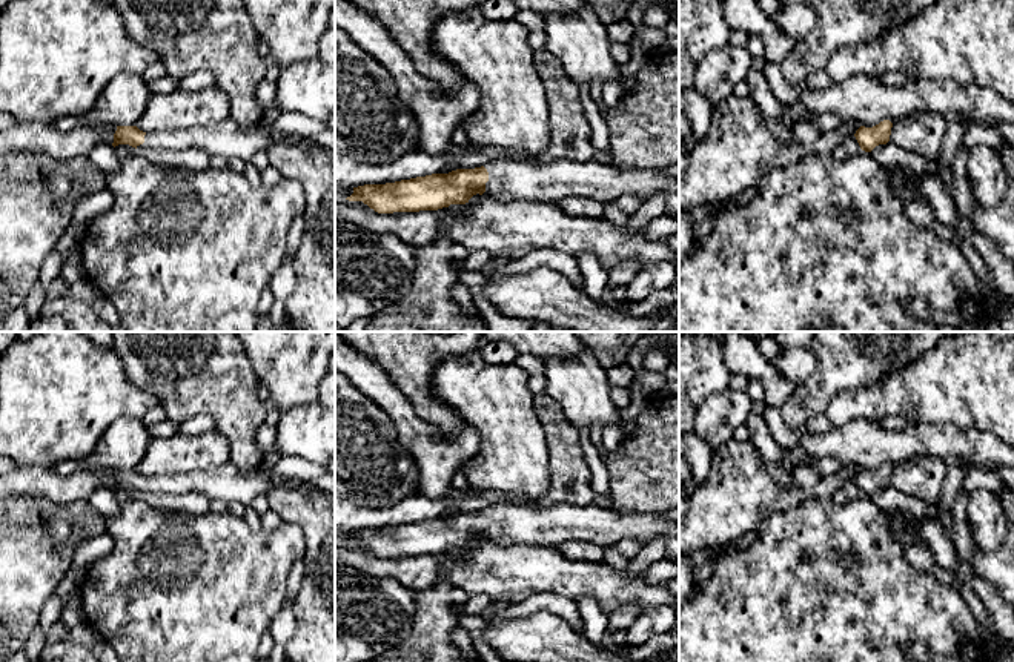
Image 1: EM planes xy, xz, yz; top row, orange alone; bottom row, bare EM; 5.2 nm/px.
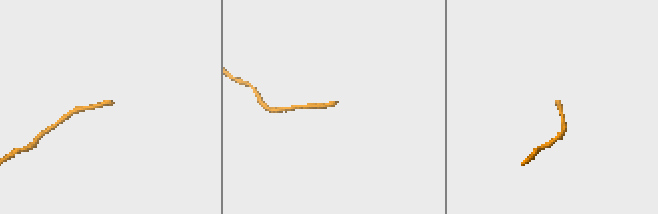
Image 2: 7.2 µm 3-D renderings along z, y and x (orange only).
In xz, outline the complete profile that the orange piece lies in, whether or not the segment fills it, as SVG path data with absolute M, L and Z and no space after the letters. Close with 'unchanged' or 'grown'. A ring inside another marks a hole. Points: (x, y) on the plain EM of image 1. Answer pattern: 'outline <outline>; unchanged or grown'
outline M595 504L493 505L475 513L358 530L346 544L363 545L378 558L393 558L466 548L473 539L484 536L502 547L516 544L558 547L564 542L615 547L624 539L644 538L648 544L664 538L665 559L679 565L679 522L656 515L619 515Z; grown

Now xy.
outline M232 462L197 470L191 473L143 476L137 470L117 470L112 490L129 488L135 493L163 493L181 496L189 492L201 493L210 501L238 501L246 507L260 495L267 495L272 488L284 485L297 488L307 482L300 479L267 478L263 468L241 470Z; grown

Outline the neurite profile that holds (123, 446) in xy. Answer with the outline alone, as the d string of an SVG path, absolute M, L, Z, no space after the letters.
M120 418L84 459L65 459L54 470L65 476L77 470L135 470L151 439L151 430L141 419Z

